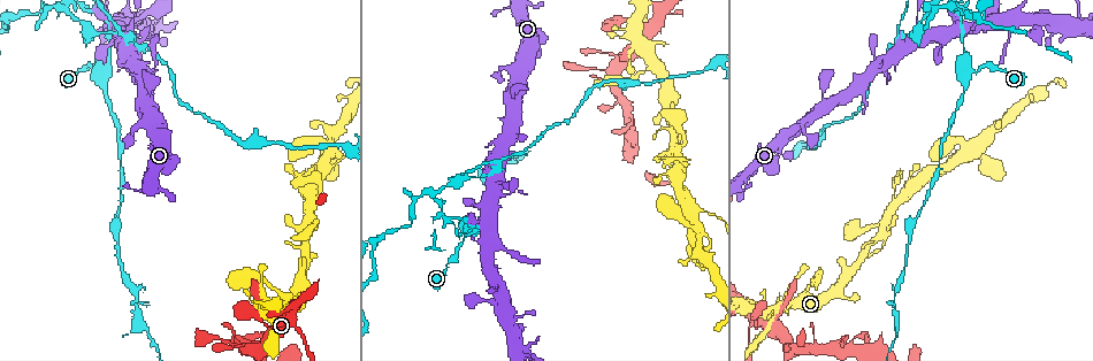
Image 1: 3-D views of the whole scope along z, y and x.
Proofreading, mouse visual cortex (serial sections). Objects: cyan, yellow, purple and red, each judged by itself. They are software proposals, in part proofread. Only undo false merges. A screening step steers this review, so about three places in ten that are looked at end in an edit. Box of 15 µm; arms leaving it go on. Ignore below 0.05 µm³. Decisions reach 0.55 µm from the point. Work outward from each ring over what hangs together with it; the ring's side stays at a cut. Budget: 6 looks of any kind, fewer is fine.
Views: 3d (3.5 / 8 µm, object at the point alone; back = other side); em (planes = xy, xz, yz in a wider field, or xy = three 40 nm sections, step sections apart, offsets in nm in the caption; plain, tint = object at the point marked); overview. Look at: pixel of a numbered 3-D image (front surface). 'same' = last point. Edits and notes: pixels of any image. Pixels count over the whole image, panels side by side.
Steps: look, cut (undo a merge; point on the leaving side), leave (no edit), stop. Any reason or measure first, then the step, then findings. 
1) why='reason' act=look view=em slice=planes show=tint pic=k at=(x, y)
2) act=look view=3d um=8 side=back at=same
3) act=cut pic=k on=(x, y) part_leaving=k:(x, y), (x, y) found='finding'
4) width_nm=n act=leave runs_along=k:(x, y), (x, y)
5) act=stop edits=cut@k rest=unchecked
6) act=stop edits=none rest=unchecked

why='narrows sharply' act=look view=3d um=3.5 pic=1 at=(854, 338)

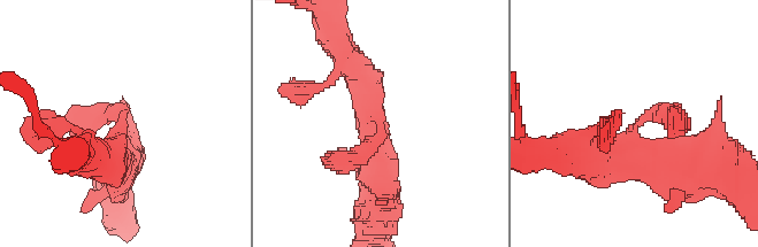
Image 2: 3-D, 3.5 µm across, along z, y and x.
why='need the tissue' act=look view=em slice=xy step=2 show=tint pic=2 at=(379, 126)

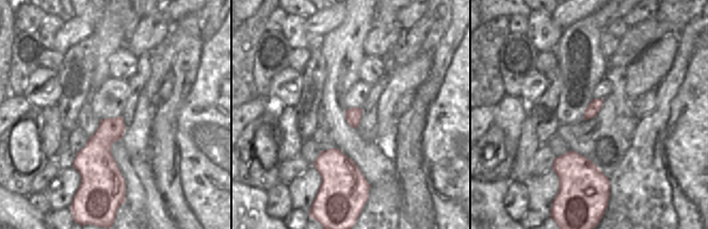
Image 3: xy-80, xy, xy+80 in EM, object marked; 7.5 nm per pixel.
width_nm=120 act=leave runs_along=2:(359, 75), (380, 134), (323, 157) found='all the same cell'

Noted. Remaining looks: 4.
why='a fork' act=look view=em slice=xy step=3 show=tint pic=1 at=(101, 70)

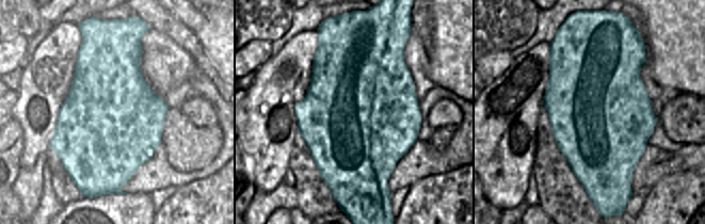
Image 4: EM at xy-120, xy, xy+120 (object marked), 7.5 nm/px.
why='wider look' act=look view=3d um=3.5 at=same

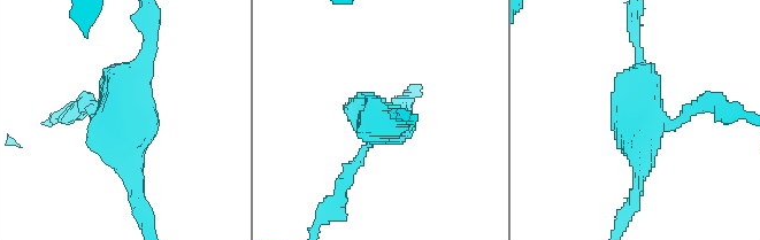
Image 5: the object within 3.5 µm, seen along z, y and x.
act=leave runs_along=5:(338, 188), (377, 123), (402, 121) found='one cell here'

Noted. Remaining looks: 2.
act=look view=3d um=3.5 pic=1 at=(474, 226)

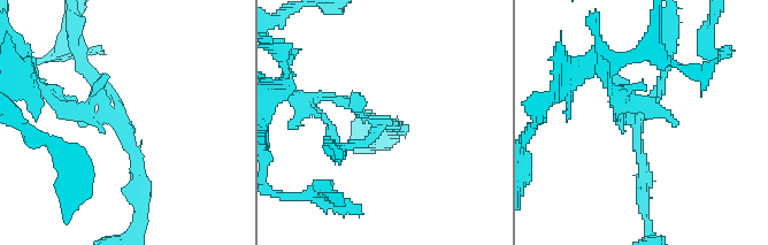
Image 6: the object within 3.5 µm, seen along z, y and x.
act=look view=em slice=xy step=5 show=tint pic=6 at=(380, 118)

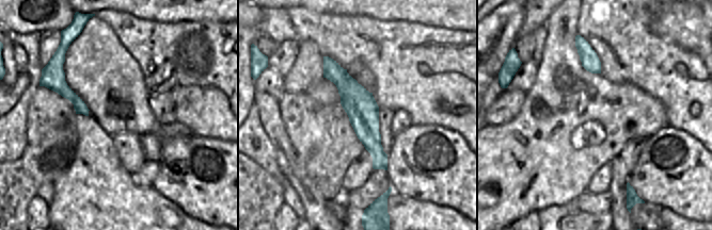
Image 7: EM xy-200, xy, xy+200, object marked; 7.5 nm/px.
act=cut pic=6 on=(353, 99) part_leaving=6:(368, 116), (340, 99), (294, 93), (286, 82) found='a second cell is stuck on'

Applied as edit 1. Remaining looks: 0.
act=stop edits=cut@6 rest=unchecked

